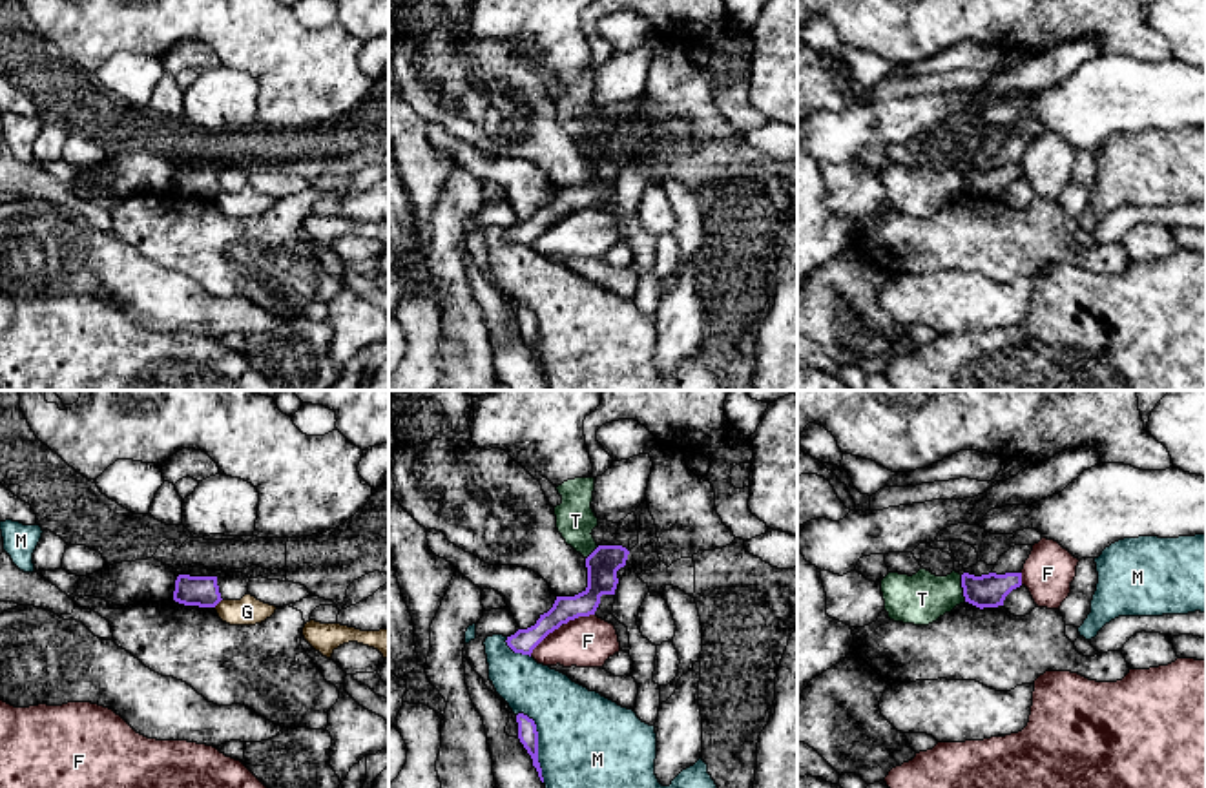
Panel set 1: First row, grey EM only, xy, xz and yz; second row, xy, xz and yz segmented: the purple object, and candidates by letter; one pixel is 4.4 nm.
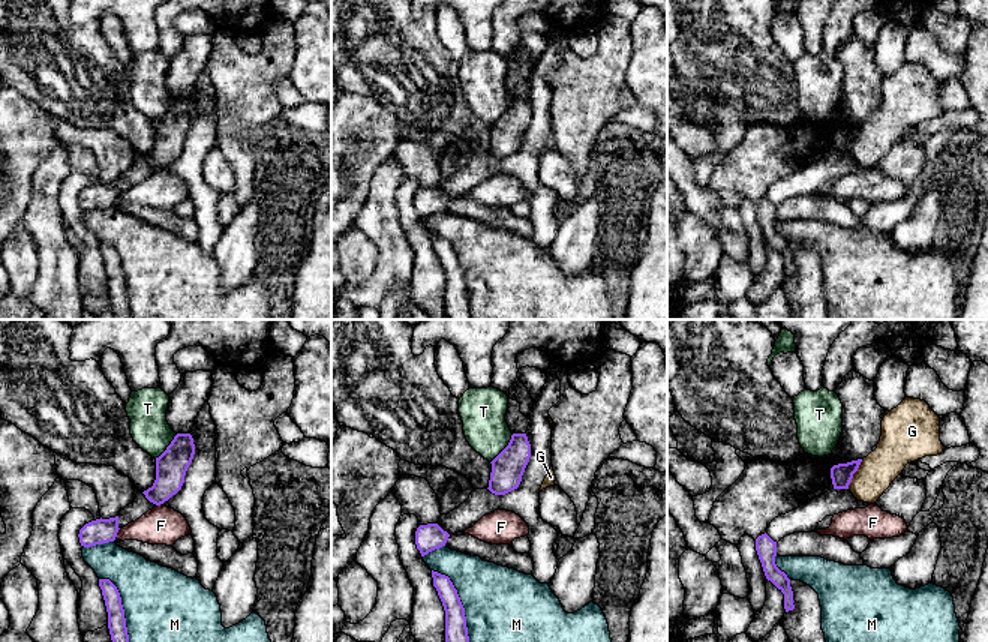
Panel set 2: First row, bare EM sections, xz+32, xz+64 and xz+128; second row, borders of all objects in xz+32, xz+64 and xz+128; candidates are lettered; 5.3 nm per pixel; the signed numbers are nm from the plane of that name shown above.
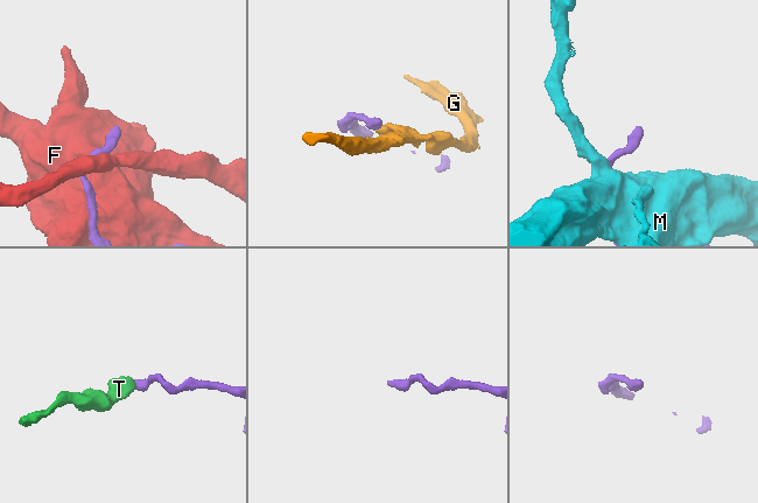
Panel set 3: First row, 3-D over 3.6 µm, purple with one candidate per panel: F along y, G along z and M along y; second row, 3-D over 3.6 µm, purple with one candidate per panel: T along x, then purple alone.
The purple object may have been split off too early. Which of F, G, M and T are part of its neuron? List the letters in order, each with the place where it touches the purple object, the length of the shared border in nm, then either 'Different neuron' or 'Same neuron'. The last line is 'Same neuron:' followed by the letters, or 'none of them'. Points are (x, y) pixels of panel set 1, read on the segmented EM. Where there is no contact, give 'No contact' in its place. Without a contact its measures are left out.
F: Touches purple at xz (544, 637). Shared border 200 nm. Different neuron
G: Touches purple at xy (218, 602). Shared border 50 nm. Different neuron
M: Touches purple at xz (537, 745). Shared border 340 nm. Different neuron
T: Touches purple at yz (962, 586). Shared border 120 nm. Different neuron
Same neuron: none of them

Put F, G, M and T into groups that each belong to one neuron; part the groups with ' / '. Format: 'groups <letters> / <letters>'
groups F / G / M / T

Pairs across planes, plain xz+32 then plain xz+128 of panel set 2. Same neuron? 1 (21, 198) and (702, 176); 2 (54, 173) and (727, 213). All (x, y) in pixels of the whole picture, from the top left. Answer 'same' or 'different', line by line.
1: same
2: same

